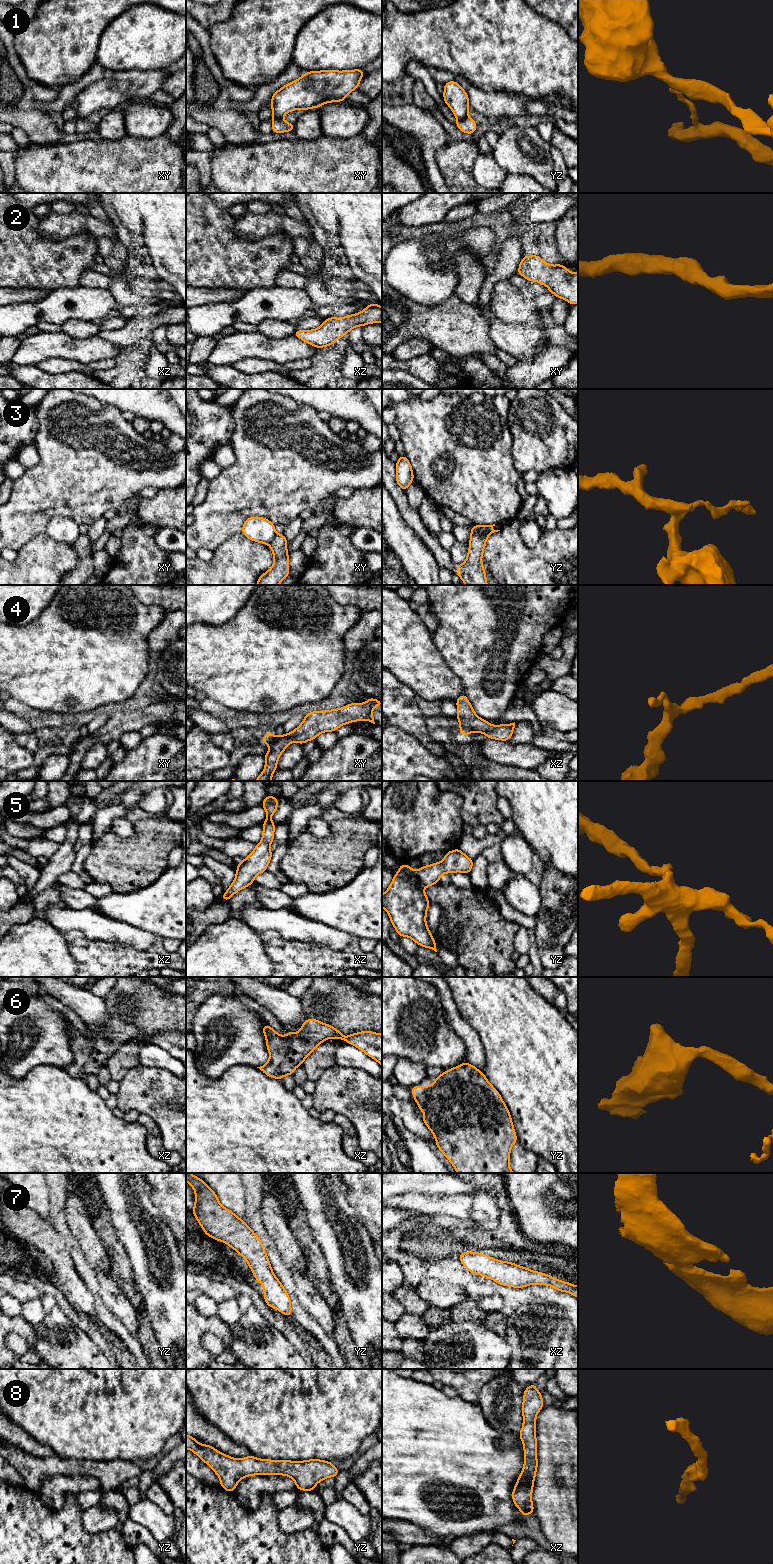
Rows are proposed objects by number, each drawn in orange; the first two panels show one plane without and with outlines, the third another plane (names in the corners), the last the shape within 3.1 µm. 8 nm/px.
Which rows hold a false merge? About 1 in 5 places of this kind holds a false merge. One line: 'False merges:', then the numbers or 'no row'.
False merges: 1, 3

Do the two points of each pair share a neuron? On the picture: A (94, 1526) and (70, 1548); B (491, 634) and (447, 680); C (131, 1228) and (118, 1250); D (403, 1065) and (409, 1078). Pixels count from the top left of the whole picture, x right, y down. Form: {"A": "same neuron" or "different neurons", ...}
{"A": "different neurons", "B": "different neurons", "C": "different neurons", "D": "same neuron"}

